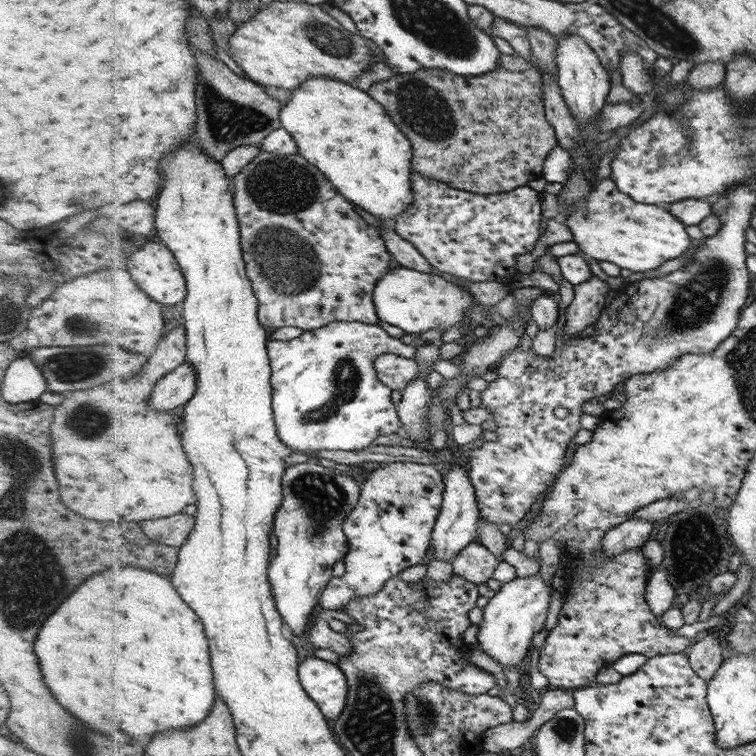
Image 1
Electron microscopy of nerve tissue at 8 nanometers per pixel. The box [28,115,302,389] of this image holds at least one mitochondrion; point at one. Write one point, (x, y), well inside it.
(69, 366)

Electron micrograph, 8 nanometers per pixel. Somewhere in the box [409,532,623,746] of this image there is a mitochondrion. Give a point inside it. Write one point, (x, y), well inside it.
(426, 717)

